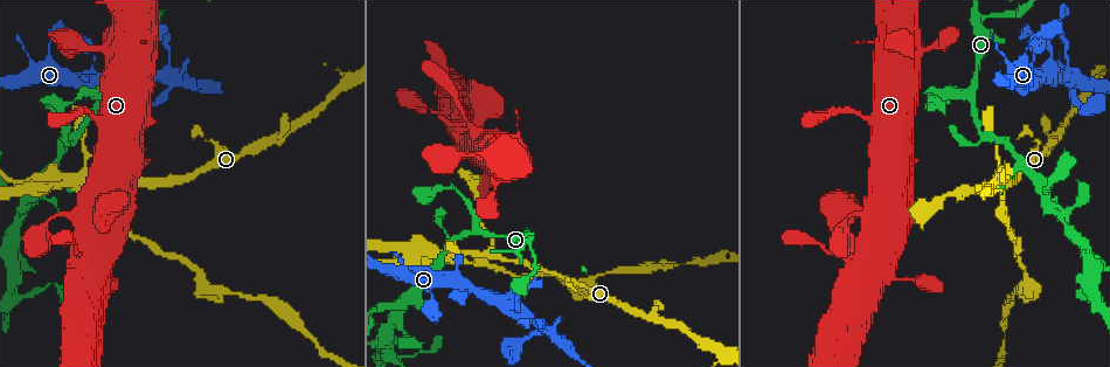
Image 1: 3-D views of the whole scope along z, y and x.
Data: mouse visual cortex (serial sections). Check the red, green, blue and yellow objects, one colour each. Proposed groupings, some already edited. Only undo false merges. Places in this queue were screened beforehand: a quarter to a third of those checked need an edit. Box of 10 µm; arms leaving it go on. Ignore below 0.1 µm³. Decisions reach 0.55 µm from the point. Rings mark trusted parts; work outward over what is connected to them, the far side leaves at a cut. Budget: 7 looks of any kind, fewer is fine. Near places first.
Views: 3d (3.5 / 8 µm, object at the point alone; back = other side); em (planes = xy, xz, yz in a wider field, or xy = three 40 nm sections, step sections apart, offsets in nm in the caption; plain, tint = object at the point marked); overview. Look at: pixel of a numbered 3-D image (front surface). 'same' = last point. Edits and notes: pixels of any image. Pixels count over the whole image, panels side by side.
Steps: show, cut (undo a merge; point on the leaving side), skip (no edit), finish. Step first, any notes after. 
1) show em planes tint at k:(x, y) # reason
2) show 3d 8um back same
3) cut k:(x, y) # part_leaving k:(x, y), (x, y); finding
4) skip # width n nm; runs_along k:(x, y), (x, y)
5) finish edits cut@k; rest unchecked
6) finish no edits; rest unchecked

show 3d 8um at 1:(483, 231) # two arms in line, one across

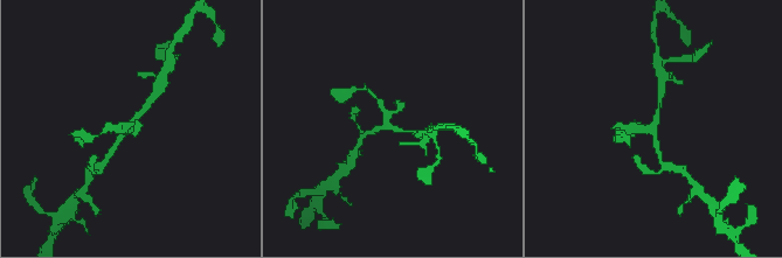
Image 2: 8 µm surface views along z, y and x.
show em xy step 1 tint same # need the tissue

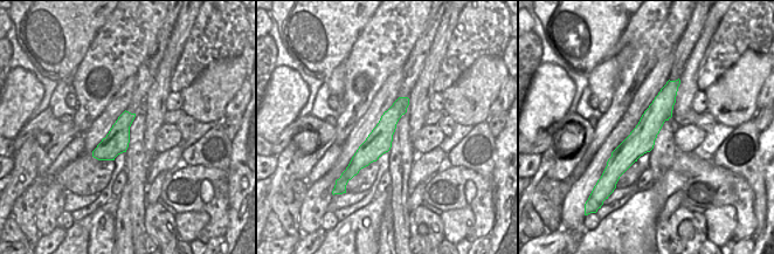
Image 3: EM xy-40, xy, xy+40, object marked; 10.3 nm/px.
skip # runs_along 3:(670, 86), (619, 171); one cell here

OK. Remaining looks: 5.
show 3d 3.5um at 1:(25, 209) # three arms meet

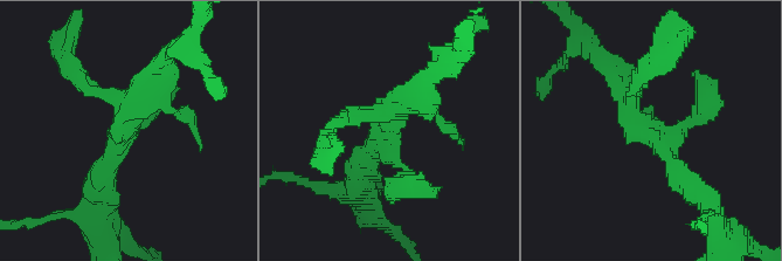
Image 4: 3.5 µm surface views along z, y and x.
skip # continuous, no second cell

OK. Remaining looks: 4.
show 3d 3.5um back at 1:(1066, 80) # sharp bend

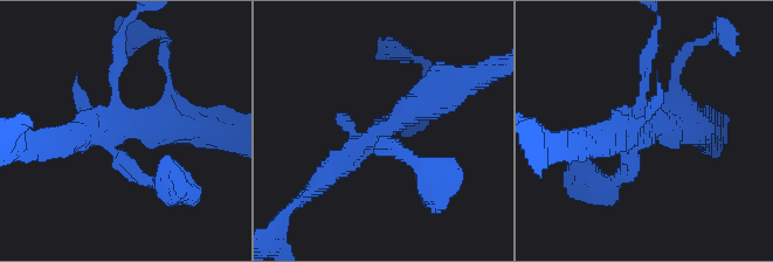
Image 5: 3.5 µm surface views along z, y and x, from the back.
show em xy step 2 tint at 5:(381, 132) # shape alone is not enough

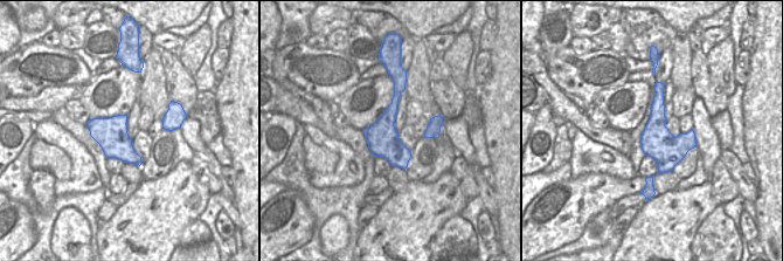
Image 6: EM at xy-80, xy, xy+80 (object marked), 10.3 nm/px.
skip # runs_along 6:(658, 84), (660, 170); one cell here

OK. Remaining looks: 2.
finish no edits; rest unchecked

